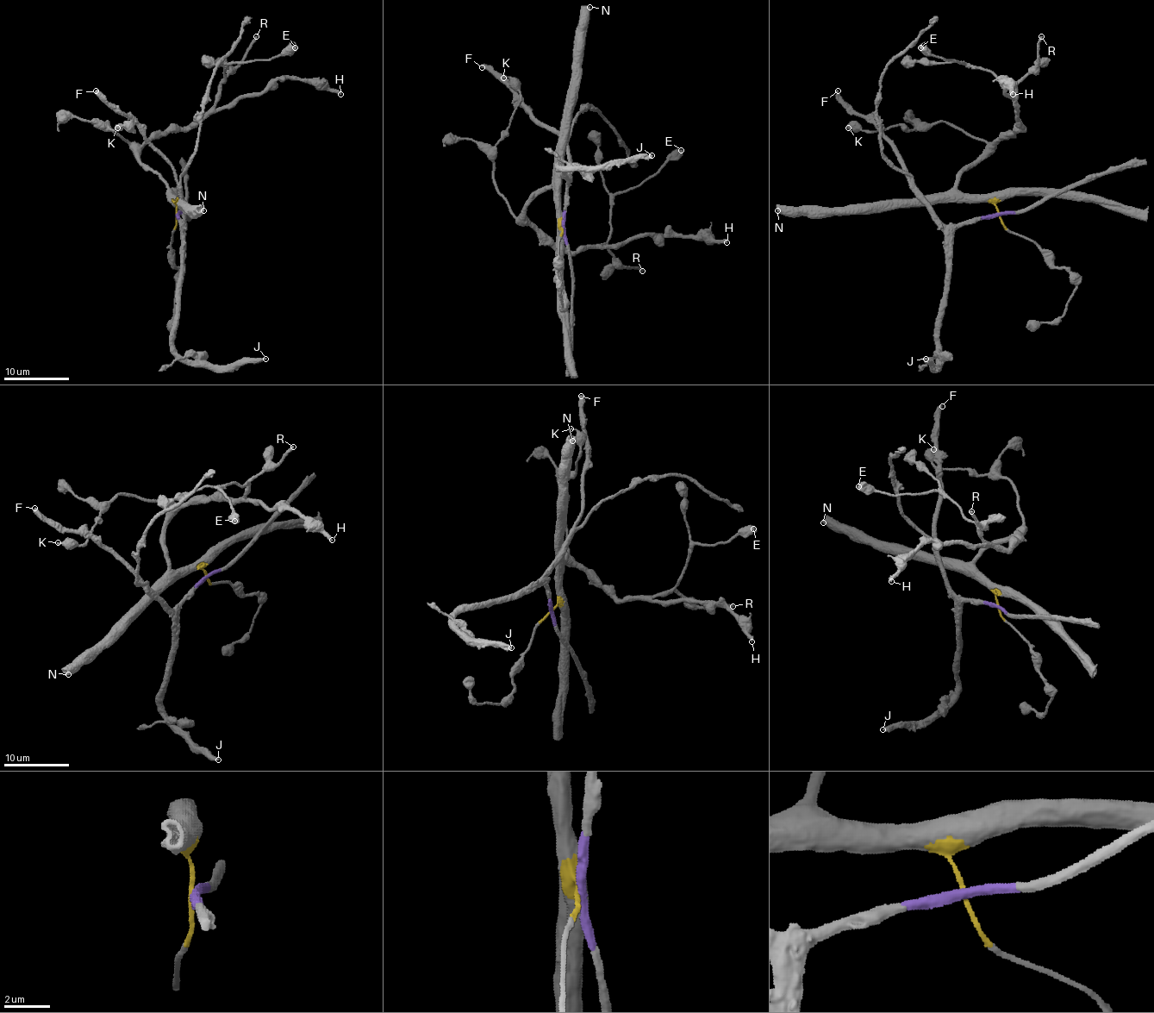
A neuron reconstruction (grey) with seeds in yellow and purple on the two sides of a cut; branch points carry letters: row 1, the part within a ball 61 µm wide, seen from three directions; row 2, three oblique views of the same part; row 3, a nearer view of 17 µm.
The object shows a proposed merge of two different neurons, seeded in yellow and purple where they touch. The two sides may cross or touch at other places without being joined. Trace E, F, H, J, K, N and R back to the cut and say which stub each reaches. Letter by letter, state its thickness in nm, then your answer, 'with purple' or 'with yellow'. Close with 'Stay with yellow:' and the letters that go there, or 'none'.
E: 700 nm | with yellow
F: 460 nm | with purple
H: 380 nm | with yellow
J: 360 nm | with purple
K: 140 nm | with yellow
N: 550 nm | with yellow
R: 280 nm | with yellow
Stay with yellow: E, H, K, N, R

